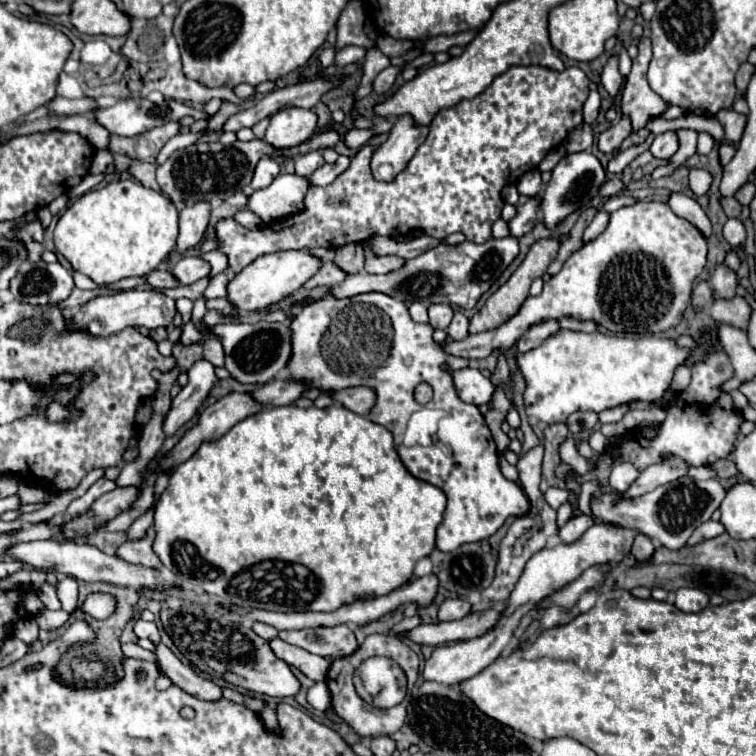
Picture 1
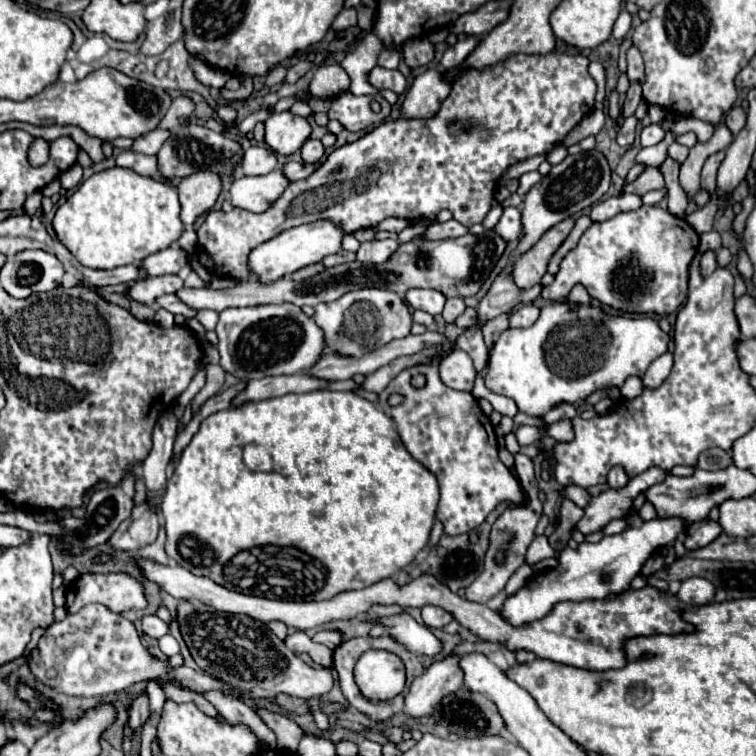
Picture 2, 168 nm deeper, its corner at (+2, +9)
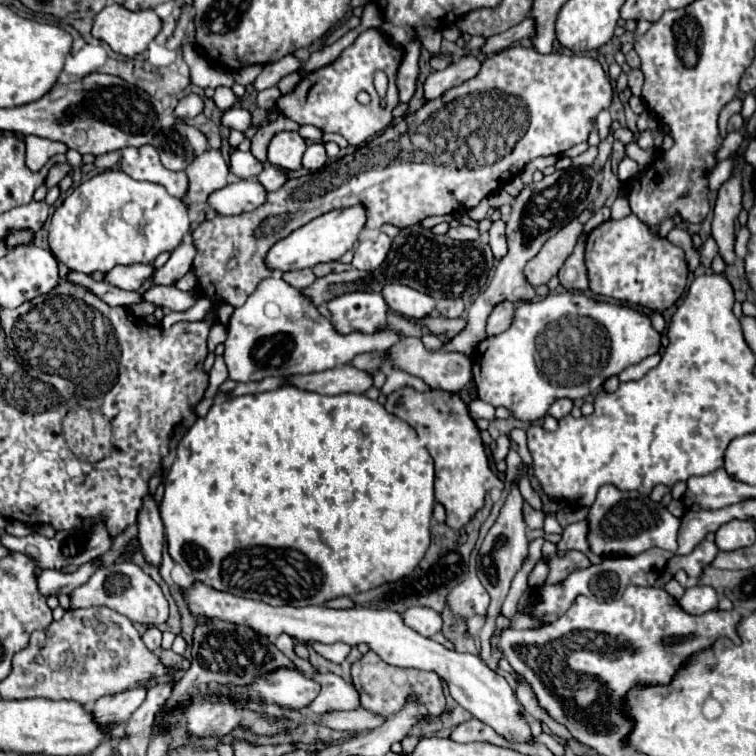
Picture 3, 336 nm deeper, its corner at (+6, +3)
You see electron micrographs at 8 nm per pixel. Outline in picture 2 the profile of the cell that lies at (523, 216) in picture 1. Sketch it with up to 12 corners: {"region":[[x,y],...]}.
{"region":[[505,208],[495,232],[513,242],[521,236],[521,212]]}

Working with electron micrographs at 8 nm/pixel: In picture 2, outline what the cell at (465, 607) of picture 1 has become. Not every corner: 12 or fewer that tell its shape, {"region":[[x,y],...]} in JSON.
{"region":[[423,606],[425,626],[443,628],[453,620],[437,606]]}

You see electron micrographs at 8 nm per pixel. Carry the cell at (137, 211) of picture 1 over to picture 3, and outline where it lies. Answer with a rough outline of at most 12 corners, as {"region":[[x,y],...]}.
{"region":[[121,170],[49,224],[75,272],[153,262],[189,232],[183,202]]}

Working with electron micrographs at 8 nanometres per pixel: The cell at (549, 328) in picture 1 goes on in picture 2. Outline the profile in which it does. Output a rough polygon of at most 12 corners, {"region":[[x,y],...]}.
{"region":[[533,304],[509,312],[511,328],[527,328],[537,320]]}

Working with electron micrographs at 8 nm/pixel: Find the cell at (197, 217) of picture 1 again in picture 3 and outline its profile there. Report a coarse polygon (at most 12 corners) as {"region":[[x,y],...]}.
{"region":[[209,148],[187,166],[185,208],[227,186],[229,166]]}

